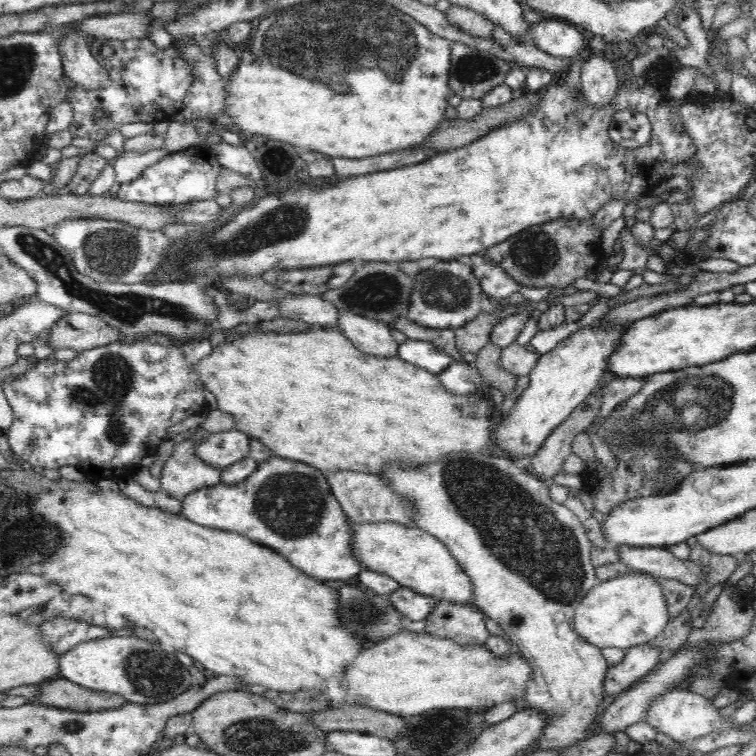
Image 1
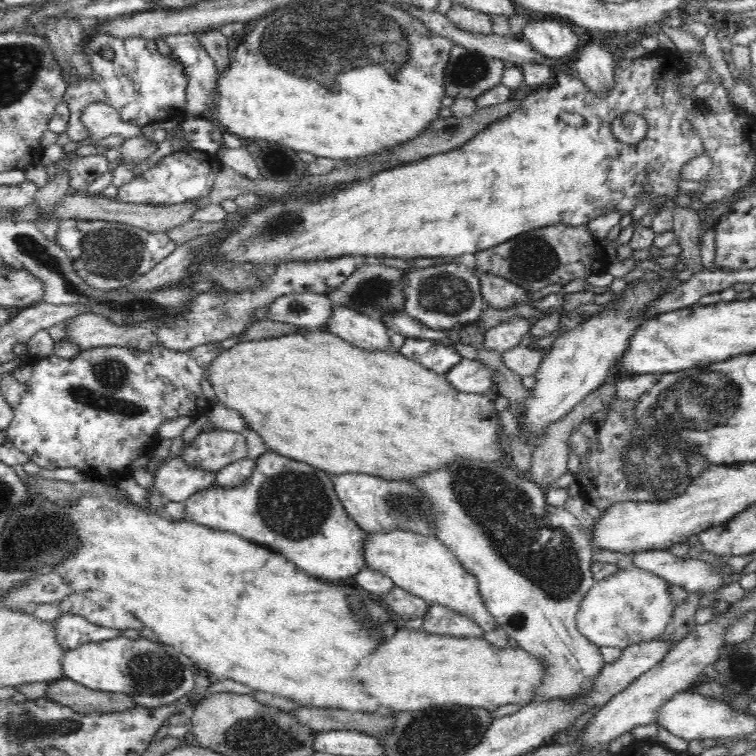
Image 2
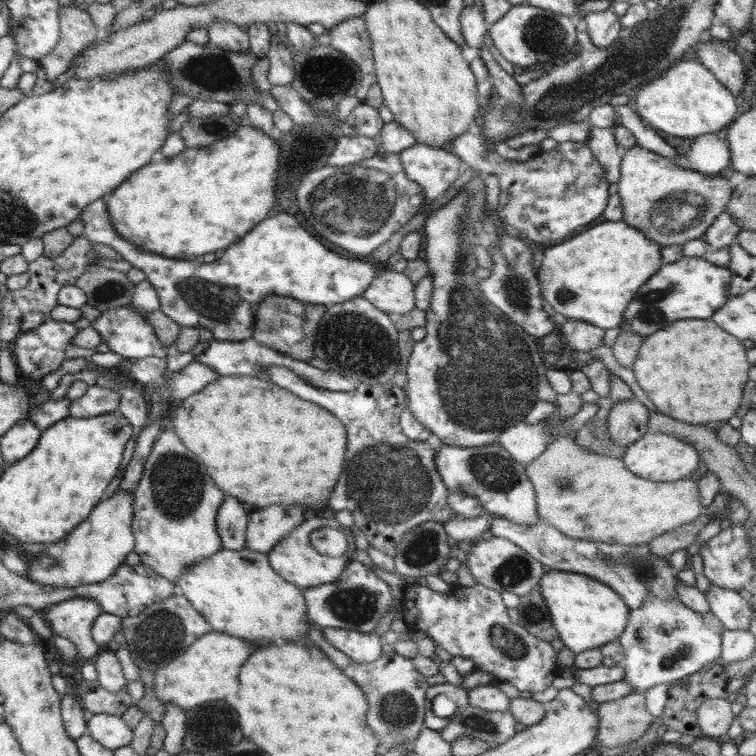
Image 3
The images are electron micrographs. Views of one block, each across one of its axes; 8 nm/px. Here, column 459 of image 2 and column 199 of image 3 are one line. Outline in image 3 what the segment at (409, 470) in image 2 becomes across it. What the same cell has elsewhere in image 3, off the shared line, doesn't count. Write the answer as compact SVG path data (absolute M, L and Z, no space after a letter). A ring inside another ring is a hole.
M239 374L220 377L200 392L181 400L174 410L172 424L178 438L188 450L196 452L204 462L206 472L224 494L260 508L294 502L312 508L318 506L322 498L332 492L338 480L348 442L346 430L334 414L330 416L321 406L298 398L270 380Z

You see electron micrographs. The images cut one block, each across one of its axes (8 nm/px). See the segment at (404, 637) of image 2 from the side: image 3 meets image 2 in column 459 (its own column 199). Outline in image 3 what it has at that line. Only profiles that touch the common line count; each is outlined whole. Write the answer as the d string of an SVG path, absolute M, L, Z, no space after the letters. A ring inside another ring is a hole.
M210 631L197 638L182 655L171 657L166 665L154 671L154 694L162 704L170 702L182 710L194 708L206 700L220 700L238 690L240 666L250 656L250 648L241 638Z

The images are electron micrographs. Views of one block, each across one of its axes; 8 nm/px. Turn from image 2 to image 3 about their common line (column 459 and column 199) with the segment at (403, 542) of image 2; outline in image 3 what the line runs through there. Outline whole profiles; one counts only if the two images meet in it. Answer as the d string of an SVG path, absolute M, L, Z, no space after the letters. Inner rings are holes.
M246 547L220 551L188 565L178 581L180 594L212 625L212 630L245 640L298 643L308 637L308 616L302 590L286 582L270 566L267 553Z

